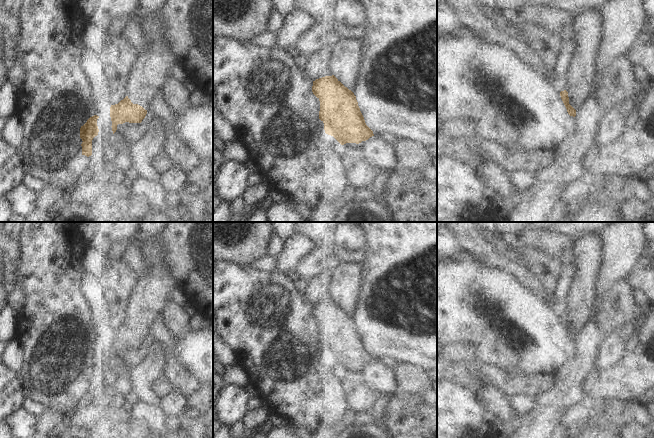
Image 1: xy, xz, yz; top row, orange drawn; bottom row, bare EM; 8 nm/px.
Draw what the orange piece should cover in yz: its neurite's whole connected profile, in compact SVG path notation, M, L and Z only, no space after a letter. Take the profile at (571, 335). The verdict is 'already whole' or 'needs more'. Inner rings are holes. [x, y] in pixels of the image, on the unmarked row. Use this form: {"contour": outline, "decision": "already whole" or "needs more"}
{"contour": "M585 233L576 237L573 245L577 275L571 280L566 298L566 313L561 323L570 340L592 319L596 302L596 284L602 266L602 238L600 233Z", "decision": "needs more"}

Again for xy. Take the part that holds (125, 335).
{"contour": "M141 237L139 243L144 250L150 272L141 277L132 291L127 320L110 331L113 358L118 348L142 346L151 324L172 302L172 293L180 288L166 262L165 246L157 237Z", "decision": "needs more"}

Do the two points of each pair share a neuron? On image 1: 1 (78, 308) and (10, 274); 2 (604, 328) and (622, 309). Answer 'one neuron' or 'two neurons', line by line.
1: two neurons
2: one neuron

